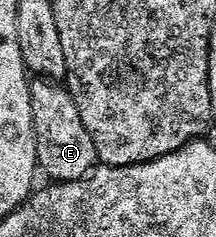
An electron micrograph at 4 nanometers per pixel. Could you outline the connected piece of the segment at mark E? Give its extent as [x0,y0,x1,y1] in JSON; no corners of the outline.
[30,77,99,183]

